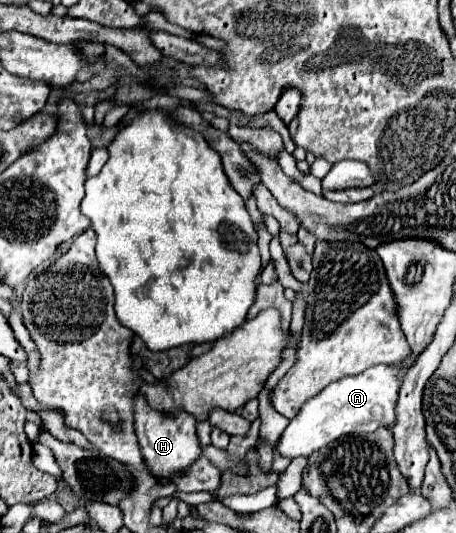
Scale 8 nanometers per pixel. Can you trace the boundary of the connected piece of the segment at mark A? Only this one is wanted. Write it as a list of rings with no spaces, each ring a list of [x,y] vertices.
[[[374,365],[360,375],[344,377],[328,385],[322,393],[312,397],[300,413],[290,421],[278,441],[278,449],[288,459],[298,455],[310,455],[312,451],[336,441],[350,433],[372,433],[378,427],[388,427],[396,421],[394,405],[398,401],[398,389],[402,385],[404,365]]]

